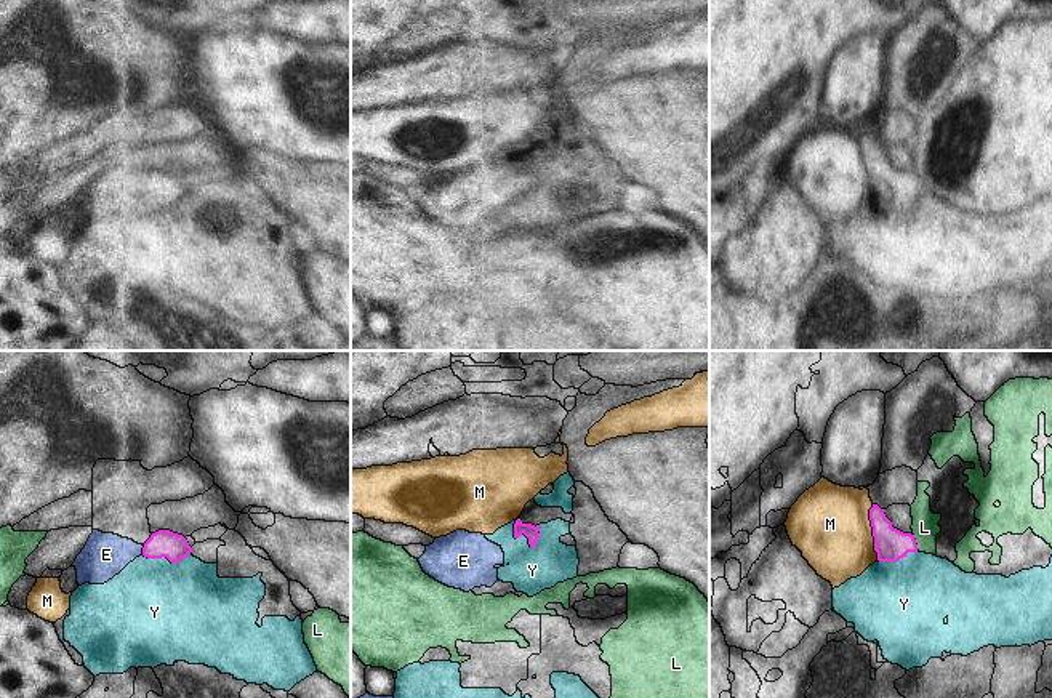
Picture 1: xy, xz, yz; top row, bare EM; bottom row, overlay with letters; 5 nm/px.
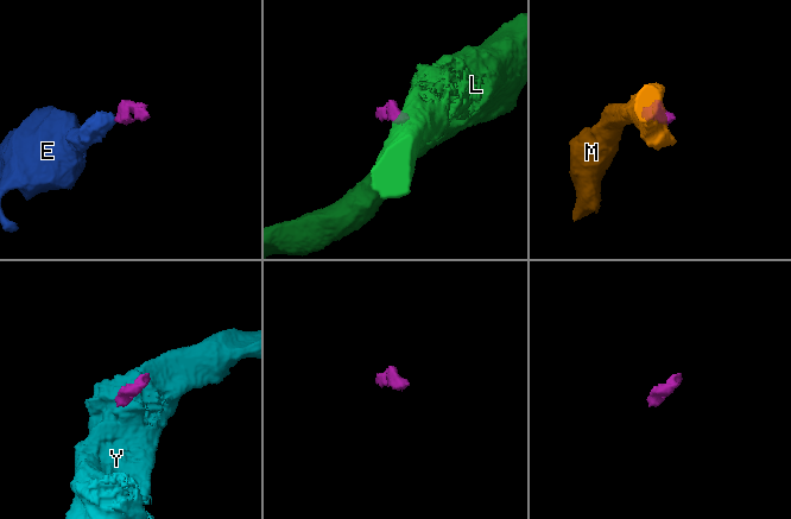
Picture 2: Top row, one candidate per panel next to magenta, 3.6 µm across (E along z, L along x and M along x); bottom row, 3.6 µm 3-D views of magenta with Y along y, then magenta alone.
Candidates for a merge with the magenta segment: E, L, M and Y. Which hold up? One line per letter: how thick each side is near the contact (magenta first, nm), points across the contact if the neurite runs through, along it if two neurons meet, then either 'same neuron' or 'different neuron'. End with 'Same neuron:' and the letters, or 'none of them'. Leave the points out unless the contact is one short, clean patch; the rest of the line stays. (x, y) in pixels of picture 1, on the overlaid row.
E: 140/220 nm | across xy (164, 543), (143, 551), (106, 554) | same neuron
L: 160/130 nm | along yz (913, 533), (918, 549) | different neuron
M: 160/400 nm | different neuron
Y: 70/220 nm | along xz (517, 517), (514, 537), (517, 538), (522, 533), (534, 548) | different neuron
Same neuron: E

